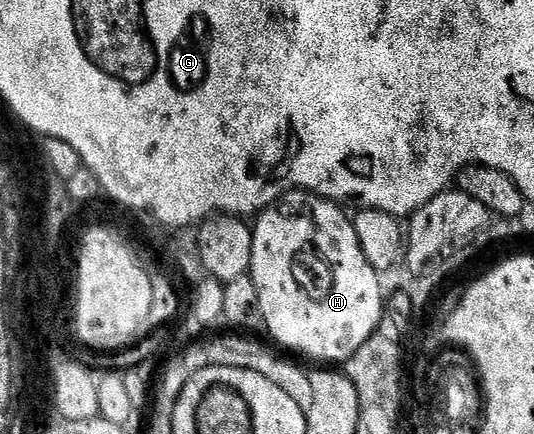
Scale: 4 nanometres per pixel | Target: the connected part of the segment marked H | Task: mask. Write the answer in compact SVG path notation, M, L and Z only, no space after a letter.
M290 195L290 199L282 199L271 203L265 211L261 212L253 220L252 230L252 257L250 258L250 270L248 272L250 280L256 285L256 293L260 297L260 313L265 330L270 330L270 335L282 347L287 347L290 351L295 351L298 355L307 355L310 359L315 359L318 365L342 365L353 357L362 345L377 329L382 314L378 312L378 299L384 295L384 287L374 287L374 278L379 276L379 272L374 270L372 265L364 257L360 249L360 241L356 237L356 229L349 214L345 214L339 204L331 203L328 199L322 201L318 199L306 199L306 195Z

